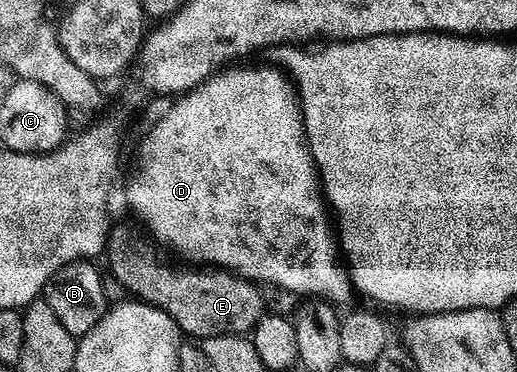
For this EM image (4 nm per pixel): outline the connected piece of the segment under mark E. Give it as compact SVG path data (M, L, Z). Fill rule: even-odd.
M116 226L108 234L106 257L109 261L108 272L121 282L128 294L148 305L156 305L159 309L163 309L177 323L180 332L190 338L246 336L254 330L256 324L266 314L266 298L256 284L217 269L207 269L205 273L181 272L174 271L167 265L159 265L150 247L125 227Z

